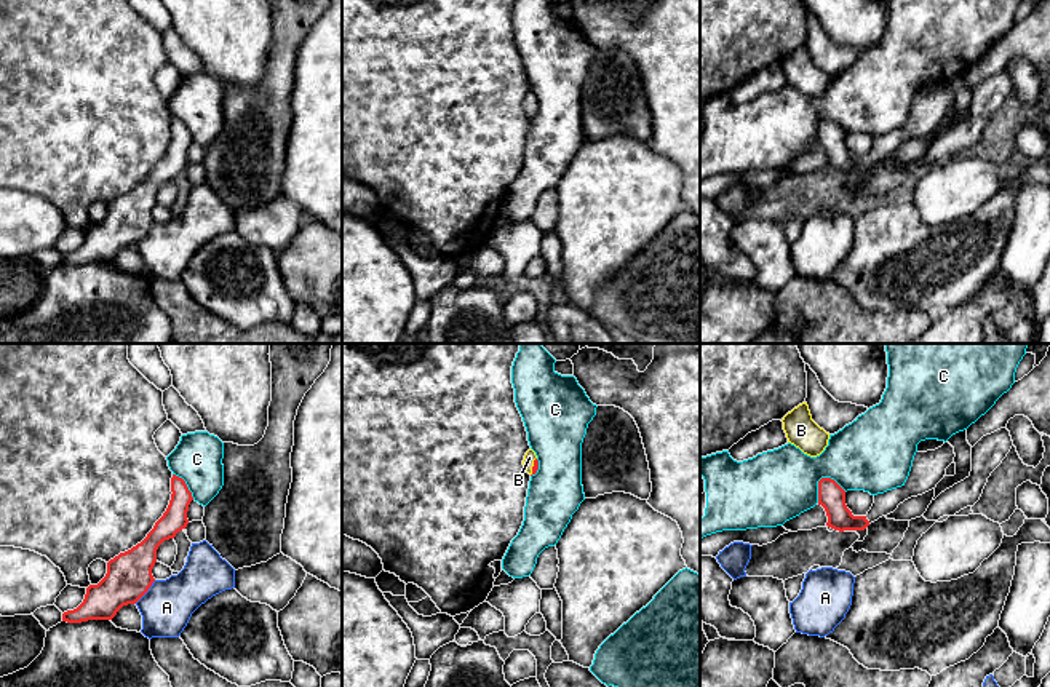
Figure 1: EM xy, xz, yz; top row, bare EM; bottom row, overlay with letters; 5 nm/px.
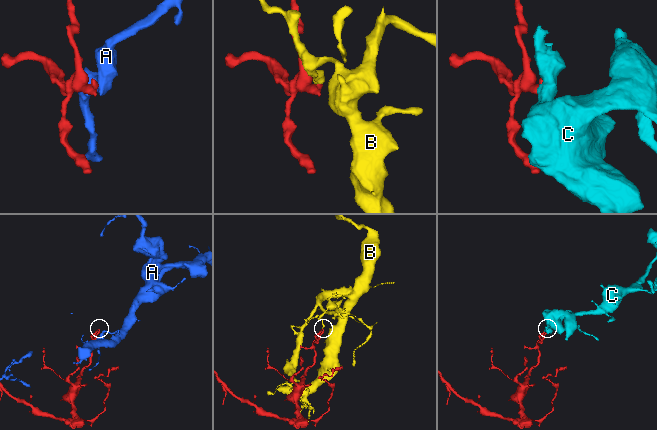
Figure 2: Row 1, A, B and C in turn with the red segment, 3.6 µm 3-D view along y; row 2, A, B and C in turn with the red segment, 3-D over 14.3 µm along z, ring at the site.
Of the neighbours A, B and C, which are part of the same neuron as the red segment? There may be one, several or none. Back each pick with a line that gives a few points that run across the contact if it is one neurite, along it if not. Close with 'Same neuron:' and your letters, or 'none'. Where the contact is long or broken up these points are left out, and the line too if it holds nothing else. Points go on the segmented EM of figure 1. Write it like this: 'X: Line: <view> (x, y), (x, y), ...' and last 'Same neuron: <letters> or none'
Same neuron: none

